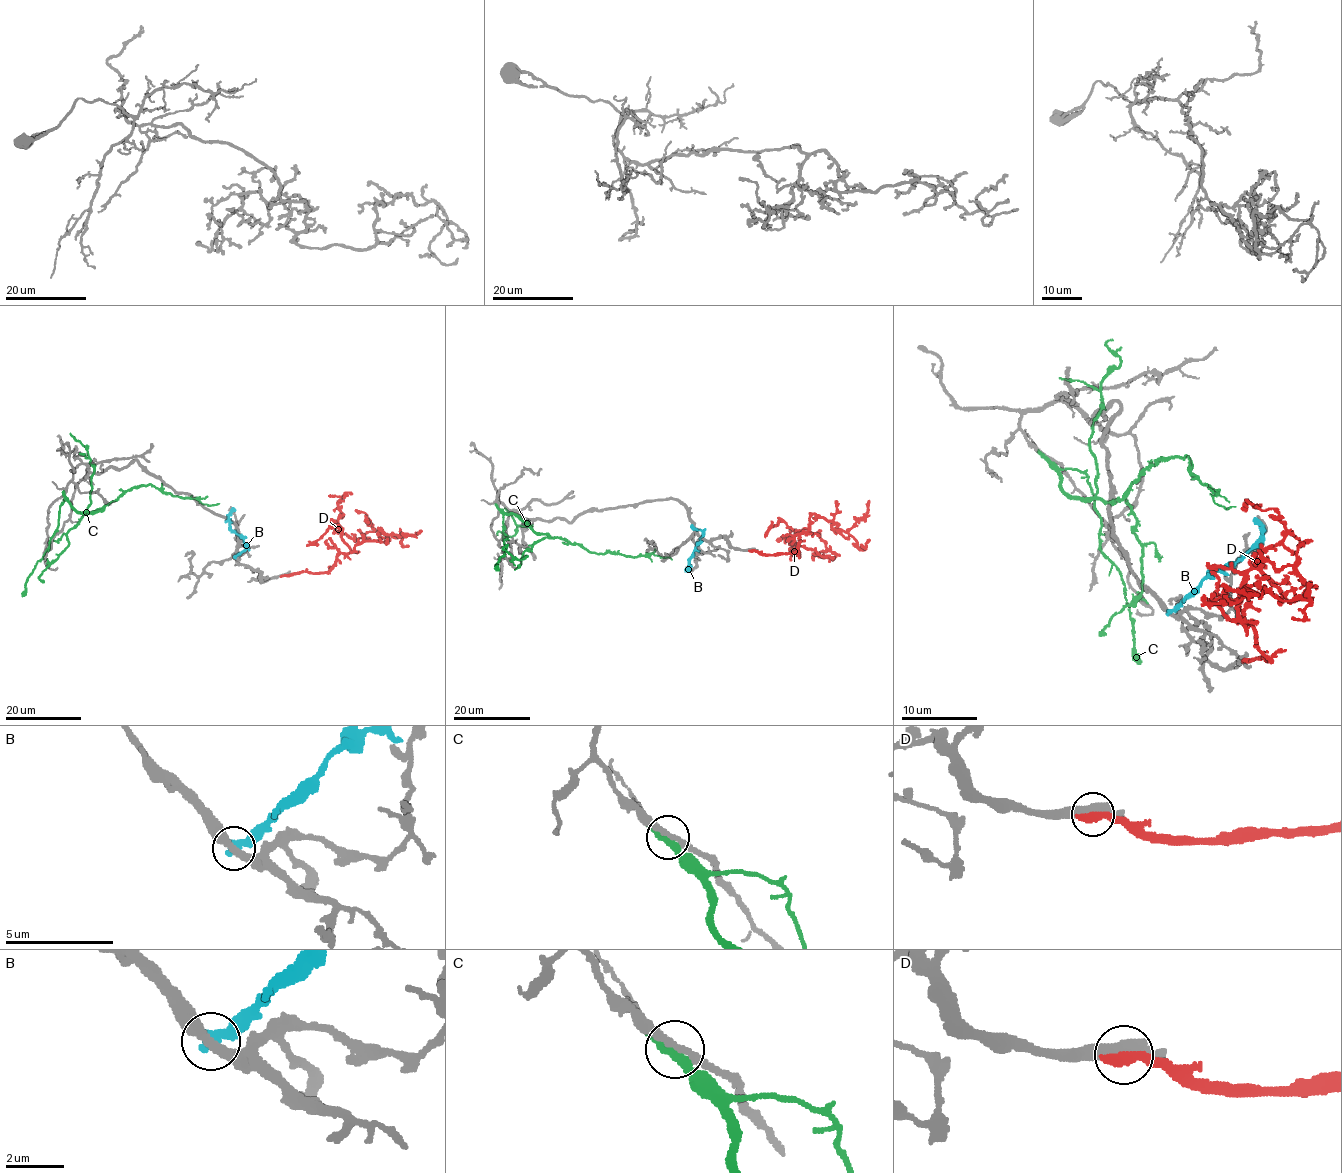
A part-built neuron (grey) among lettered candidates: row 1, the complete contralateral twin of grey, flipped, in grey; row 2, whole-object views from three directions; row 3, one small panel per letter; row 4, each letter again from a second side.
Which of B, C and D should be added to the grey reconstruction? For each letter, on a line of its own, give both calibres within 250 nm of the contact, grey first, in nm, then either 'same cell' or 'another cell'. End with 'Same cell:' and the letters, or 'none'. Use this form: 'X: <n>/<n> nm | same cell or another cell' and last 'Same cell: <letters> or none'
B: 400/500 nm | another cell
C: 240/420 nm | another cell
D: 320/440 nm | another cell
Same cell: none

